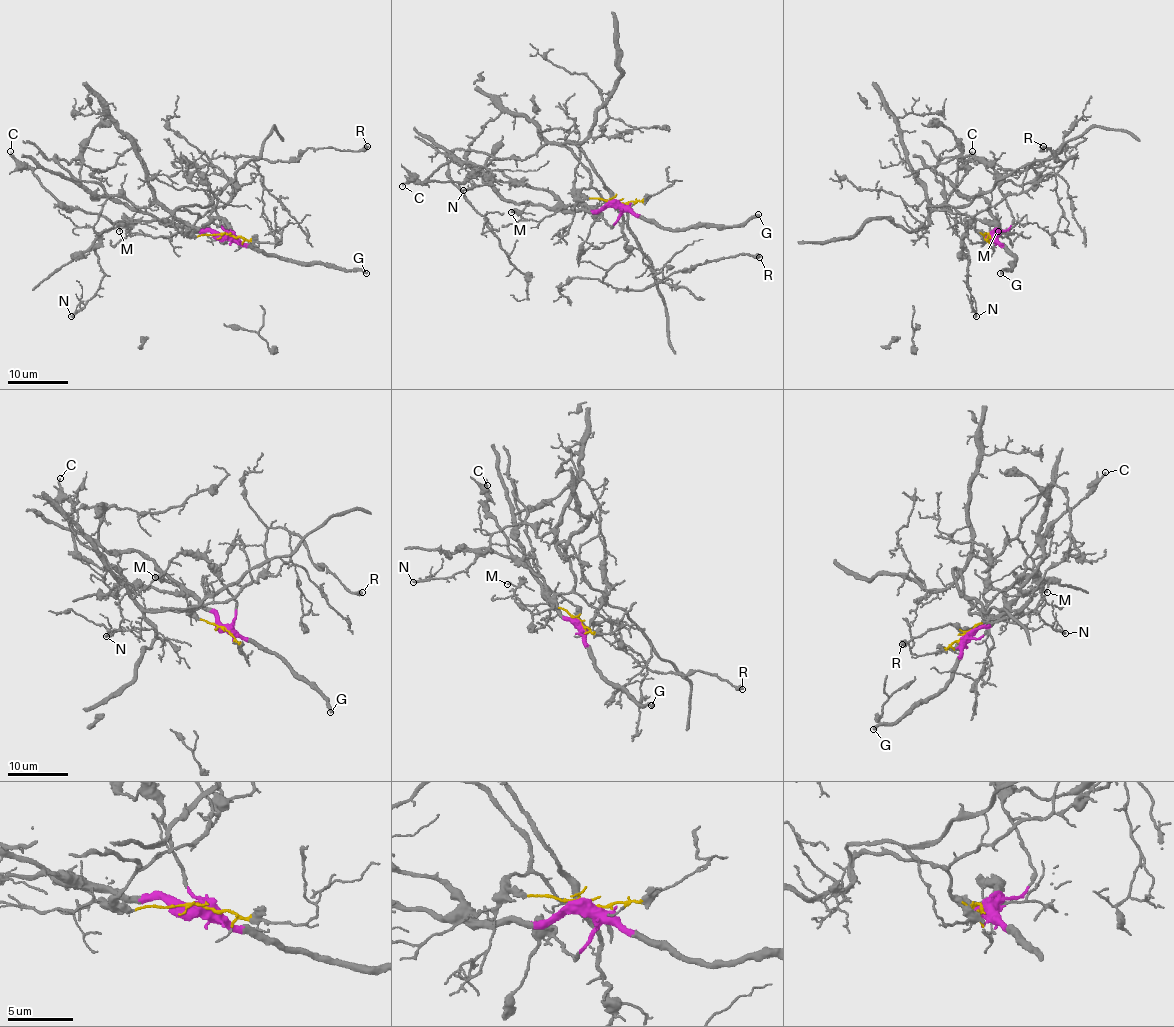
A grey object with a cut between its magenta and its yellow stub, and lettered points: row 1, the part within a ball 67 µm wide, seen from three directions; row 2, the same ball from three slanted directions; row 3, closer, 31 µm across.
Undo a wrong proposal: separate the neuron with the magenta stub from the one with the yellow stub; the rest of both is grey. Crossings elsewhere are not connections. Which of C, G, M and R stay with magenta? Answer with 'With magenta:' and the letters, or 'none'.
With magenta: C, G

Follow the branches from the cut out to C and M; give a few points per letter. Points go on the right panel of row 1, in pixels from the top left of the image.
C: (988, 235), (995, 232), (995, 226), (977, 220), (961, 224), (947, 206), (949, 194), (967, 171), (971, 152)
M: (988, 233), (985, 236), (989, 232), (994, 236), (1007, 235), (998, 227), (998, 230)

